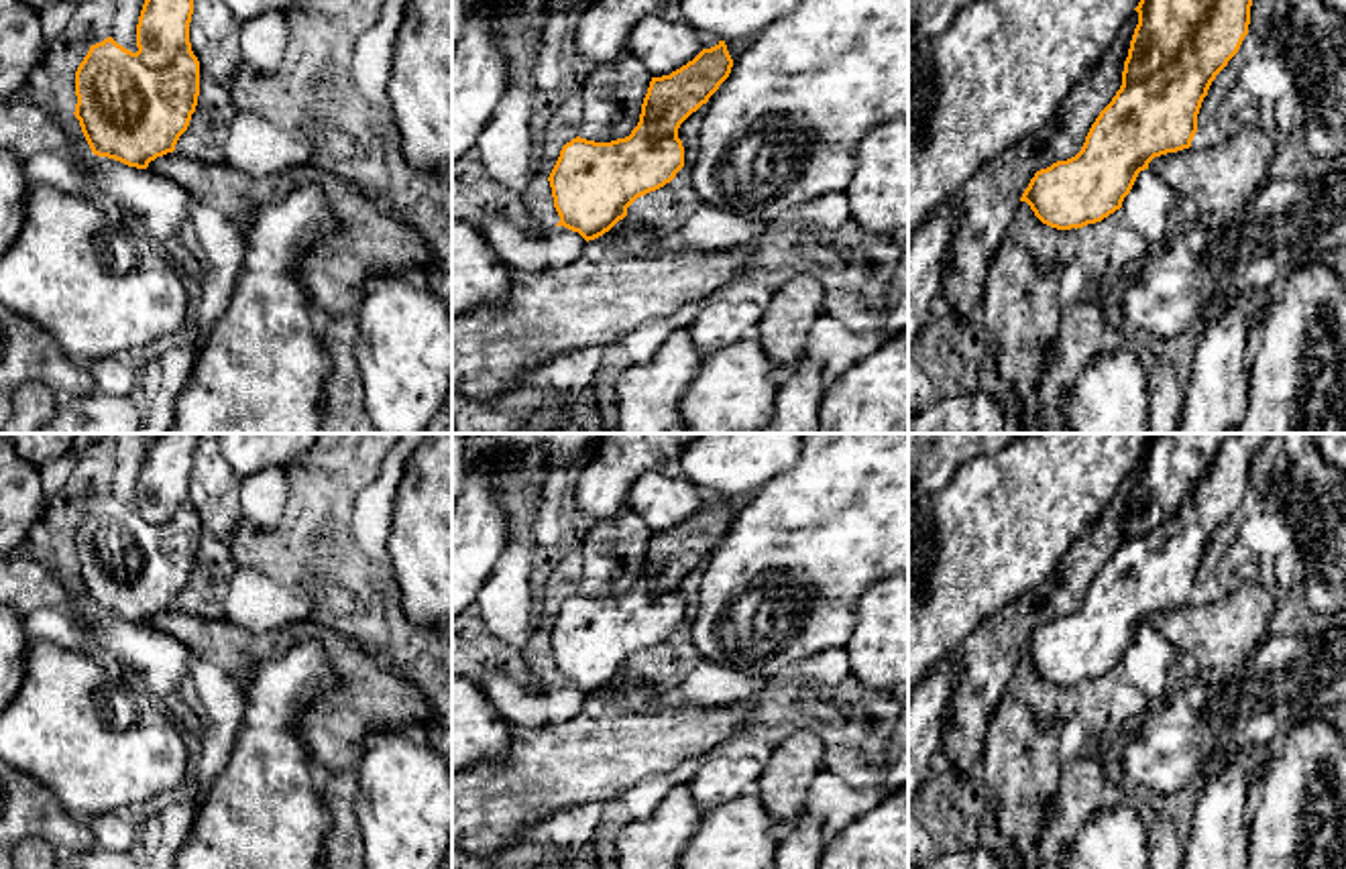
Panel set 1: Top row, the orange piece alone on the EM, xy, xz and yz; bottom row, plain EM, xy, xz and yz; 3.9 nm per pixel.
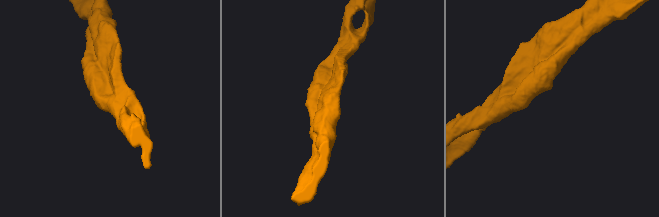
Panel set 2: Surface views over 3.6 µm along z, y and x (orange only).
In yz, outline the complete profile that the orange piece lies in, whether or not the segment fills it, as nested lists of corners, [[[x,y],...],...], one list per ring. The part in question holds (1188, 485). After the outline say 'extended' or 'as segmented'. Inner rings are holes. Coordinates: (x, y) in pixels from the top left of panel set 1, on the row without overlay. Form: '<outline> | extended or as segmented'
[[[1155,433],[1138,462],[1122,541],[1081,606],[1041,625],[1020,657],[1057,686],[1122,663],[1155,613],[1191,602],[1216,531],[1238,509],[1252,456],[1271,433]]] | as segmented

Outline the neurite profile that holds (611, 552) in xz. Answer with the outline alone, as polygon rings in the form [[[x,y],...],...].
[[[629,507],[613,521],[597,521],[584,537],[580,594],[611,598],[639,578],[652,531]]]

